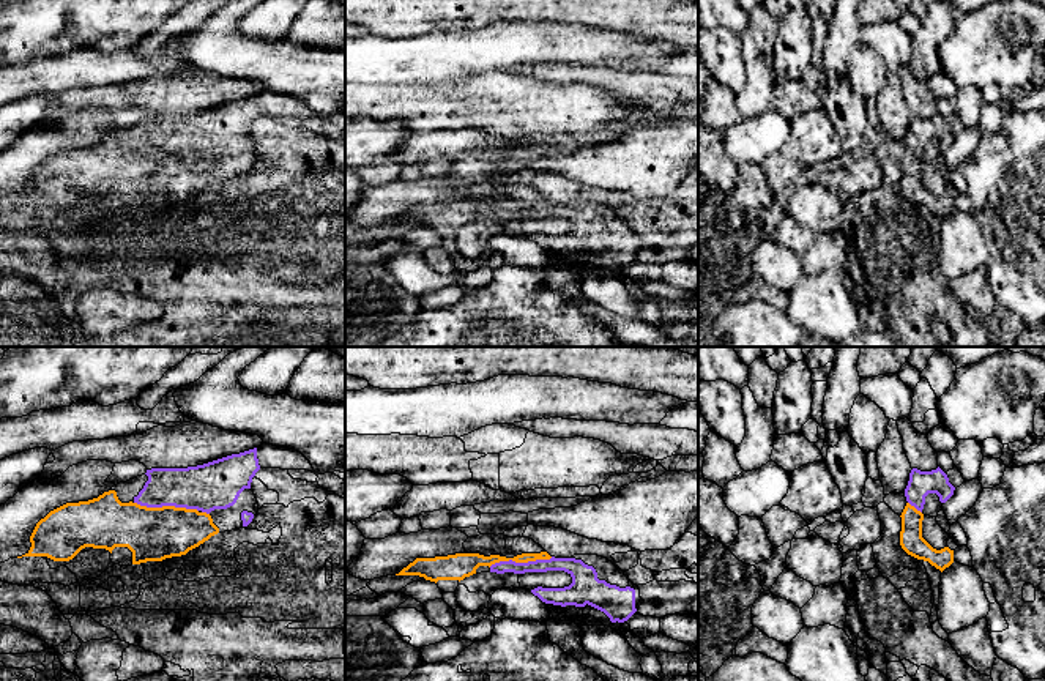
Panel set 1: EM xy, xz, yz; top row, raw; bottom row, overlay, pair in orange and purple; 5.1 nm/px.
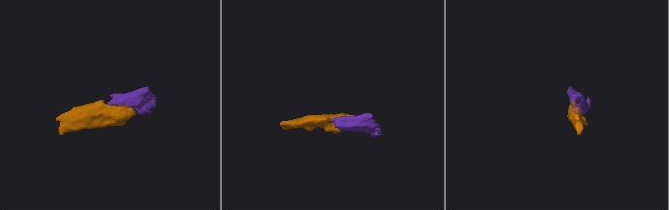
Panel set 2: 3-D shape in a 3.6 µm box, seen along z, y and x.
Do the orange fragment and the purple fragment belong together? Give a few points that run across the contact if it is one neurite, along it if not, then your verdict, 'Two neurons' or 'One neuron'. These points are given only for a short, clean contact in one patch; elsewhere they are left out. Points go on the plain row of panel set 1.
Line: xy (152, 180), (164, 166), (166, 153), (182, 139), (205, 134). One neuron

